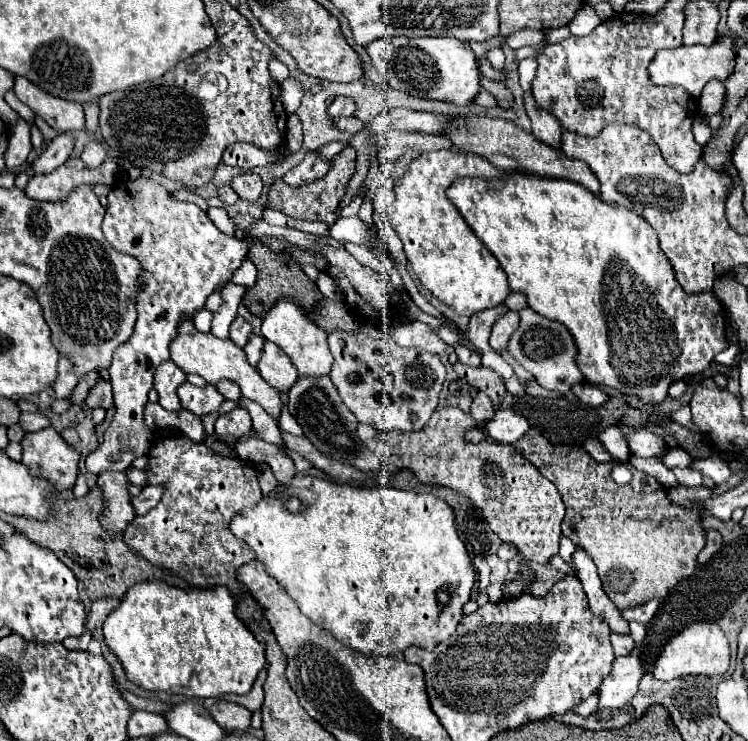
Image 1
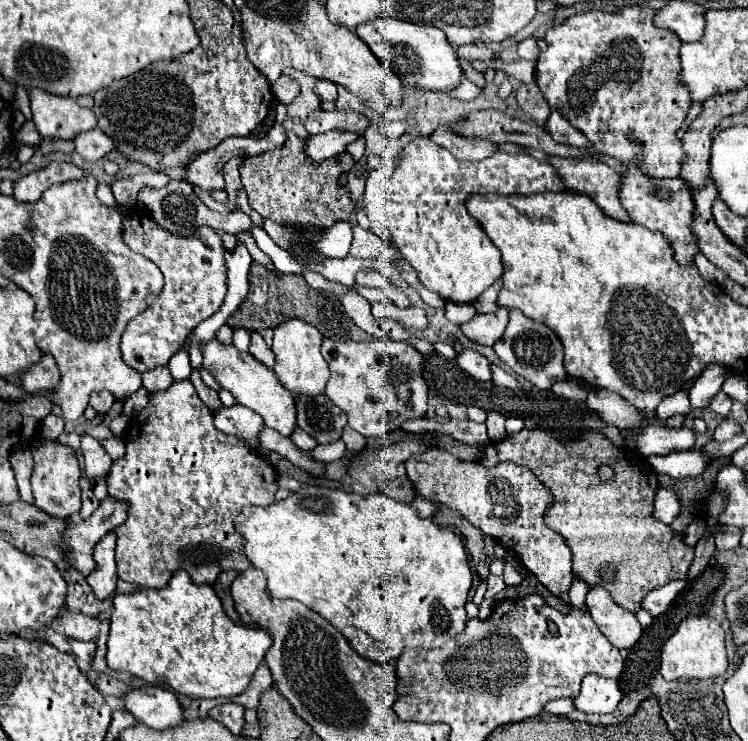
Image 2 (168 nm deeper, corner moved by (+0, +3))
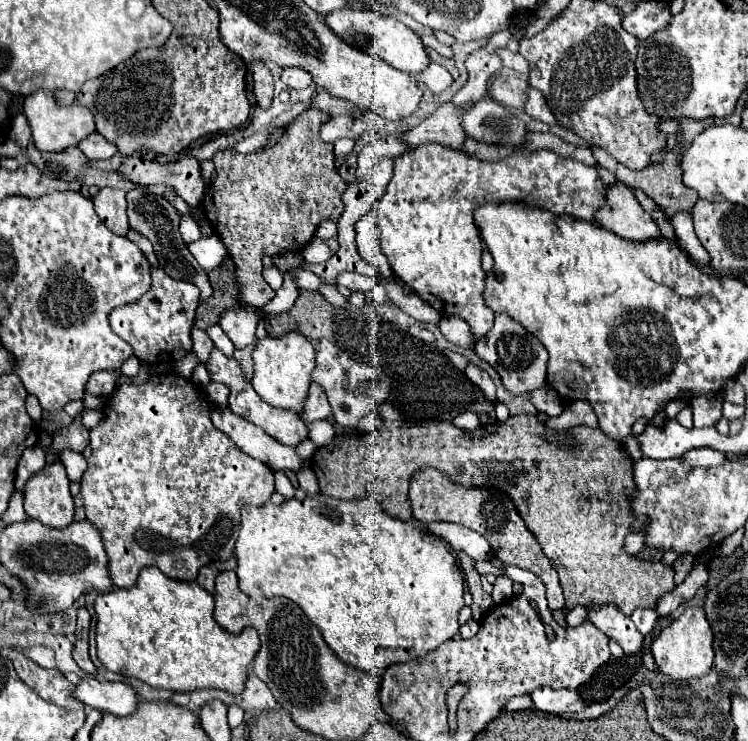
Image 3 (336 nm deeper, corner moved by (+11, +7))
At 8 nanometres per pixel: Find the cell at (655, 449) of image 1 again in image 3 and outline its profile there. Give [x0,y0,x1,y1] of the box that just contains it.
[684,447,726,467]

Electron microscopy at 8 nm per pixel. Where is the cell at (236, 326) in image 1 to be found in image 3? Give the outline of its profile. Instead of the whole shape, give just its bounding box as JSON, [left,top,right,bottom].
[192,329,214,363]

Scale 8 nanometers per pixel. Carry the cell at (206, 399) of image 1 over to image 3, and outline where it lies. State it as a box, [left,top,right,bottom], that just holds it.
[80,373,275,589]

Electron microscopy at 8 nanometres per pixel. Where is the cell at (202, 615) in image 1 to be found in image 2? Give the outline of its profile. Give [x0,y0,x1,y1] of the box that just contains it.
[107,569,273,699]

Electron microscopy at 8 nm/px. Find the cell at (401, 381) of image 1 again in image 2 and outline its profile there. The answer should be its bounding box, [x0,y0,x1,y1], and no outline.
[321,339,427,437]

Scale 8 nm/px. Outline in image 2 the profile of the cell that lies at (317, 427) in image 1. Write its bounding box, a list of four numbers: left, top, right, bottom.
[295,393,347,443]

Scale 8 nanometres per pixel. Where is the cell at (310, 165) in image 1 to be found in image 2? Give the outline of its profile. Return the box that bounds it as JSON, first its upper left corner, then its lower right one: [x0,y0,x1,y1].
[305,131,359,163]

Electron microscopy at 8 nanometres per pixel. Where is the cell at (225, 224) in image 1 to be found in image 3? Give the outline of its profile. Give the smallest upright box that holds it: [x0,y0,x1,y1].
[263,267,283,291]

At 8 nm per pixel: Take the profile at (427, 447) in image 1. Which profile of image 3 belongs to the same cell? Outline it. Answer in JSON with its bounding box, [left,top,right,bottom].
[410,467,564,609]

